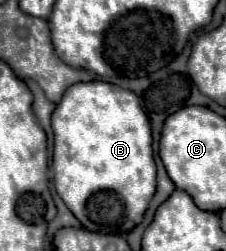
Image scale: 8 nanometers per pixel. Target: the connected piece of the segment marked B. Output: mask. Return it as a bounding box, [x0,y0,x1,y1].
[52,81,156,233]

